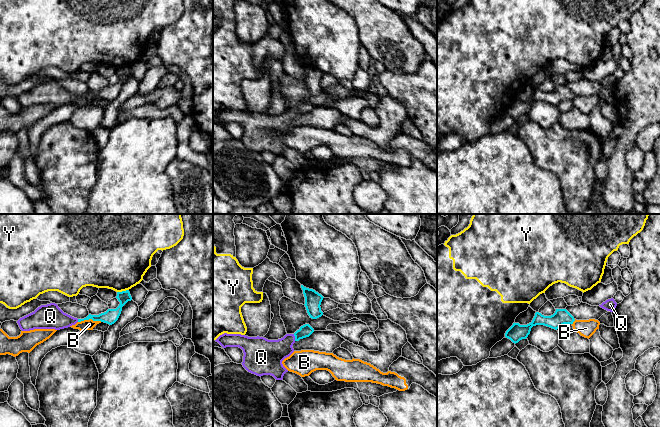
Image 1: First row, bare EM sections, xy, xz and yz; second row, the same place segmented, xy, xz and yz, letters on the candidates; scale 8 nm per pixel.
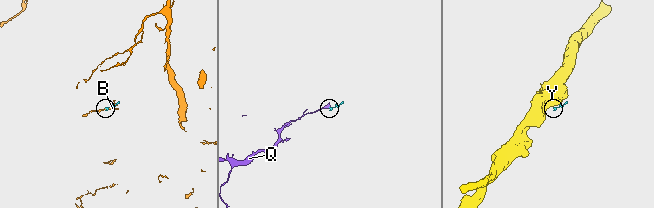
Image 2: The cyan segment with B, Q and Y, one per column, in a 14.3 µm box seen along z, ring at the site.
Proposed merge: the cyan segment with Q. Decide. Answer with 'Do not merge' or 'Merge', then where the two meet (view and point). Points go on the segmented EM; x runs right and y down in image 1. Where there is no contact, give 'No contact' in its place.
Merge. Touches cyan at xz (295, 337)

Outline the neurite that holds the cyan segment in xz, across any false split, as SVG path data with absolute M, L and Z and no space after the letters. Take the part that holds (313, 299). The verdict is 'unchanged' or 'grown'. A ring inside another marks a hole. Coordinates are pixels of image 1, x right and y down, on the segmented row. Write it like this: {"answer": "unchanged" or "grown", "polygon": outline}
{"answer": "unchanged", "polygon": "M301 285L301 288L305 297L304 305L310 318L317 319L321 317L323 312L320 305L324 297L315 290L306 288L303 285Z"}

